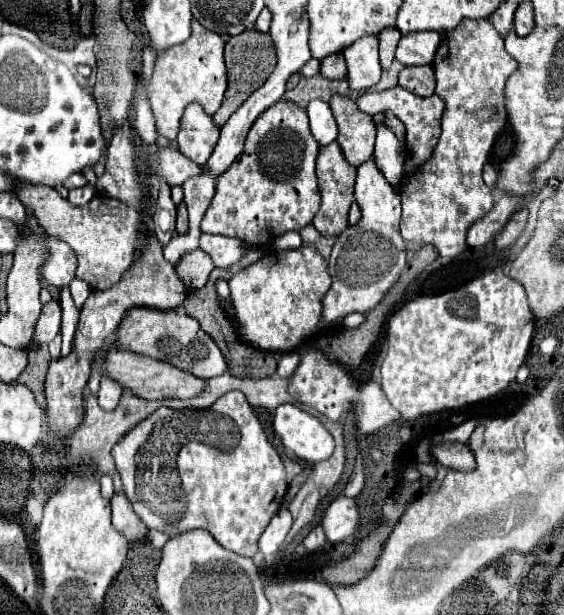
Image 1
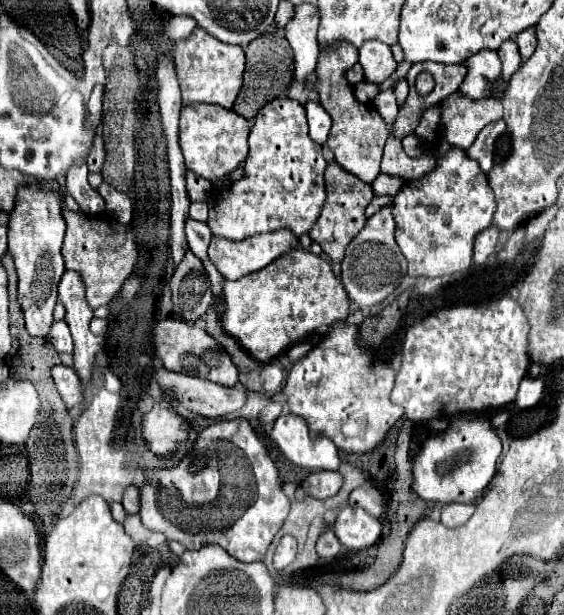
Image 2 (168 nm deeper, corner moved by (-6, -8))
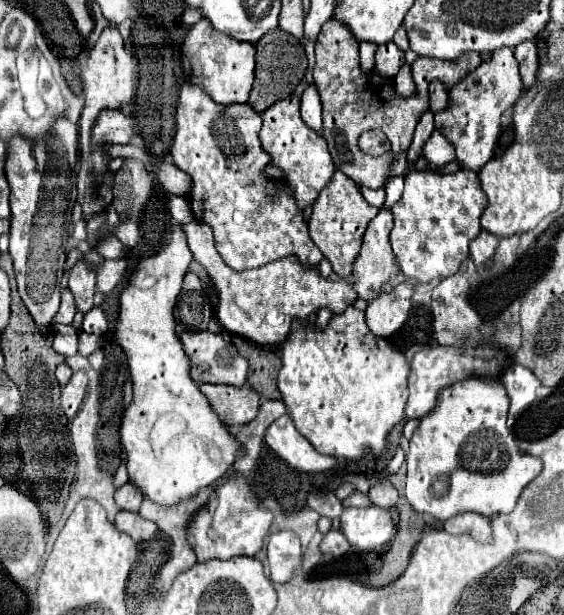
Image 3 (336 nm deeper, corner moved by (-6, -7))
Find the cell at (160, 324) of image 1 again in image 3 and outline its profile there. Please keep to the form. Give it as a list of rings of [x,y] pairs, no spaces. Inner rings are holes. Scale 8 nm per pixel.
[[[182,331],[180,341],[186,355],[192,361],[190,377],[196,383],[224,383],[224,385],[244,385],[248,361],[236,351],[230,335],[214,335],[210,331]]]

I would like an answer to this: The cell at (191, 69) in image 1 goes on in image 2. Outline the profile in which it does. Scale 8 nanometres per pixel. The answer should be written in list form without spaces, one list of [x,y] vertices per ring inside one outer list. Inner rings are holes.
[[[196,28],[194,34],[184,38],[174,46],[174,62],[182,90],[182,102],[206,102],[206,104],[220,104],[224,108],[232,108],[240,88],[242,88],[242,74],[246,56],[240,46],[232,46],[212,38],[208,32]]]

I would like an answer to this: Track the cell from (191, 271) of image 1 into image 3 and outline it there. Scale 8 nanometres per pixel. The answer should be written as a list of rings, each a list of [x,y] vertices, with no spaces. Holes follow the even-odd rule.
[[[188,271],[184,275],[182,291],[174,307],[176,321],[180,321],[186,329],[194,331],[206,329],[208,321],[212,319],[212,307],[204,307],[204,297],[206,293],[200,277],[194,271]]]

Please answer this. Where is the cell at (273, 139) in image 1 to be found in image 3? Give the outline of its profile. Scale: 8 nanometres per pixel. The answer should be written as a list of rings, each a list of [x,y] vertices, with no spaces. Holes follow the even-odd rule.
[[[292,95],[284,101],[278,101],[276,105],[268,107],[262,113],[262,131],[260,131],[260,143],[262,149],[270,155],[272,163],[282,171],[282,177],[276,179],[276,189],[290,191],[290,195],[296,199],[296,205],[300,211],[310,207],[318,193],[326,187],[328,179],[334,173],[334,161],[328,153],[328,145],[322,135],[318,135],[314,129],[308,129],[300,117],[300,97]]]

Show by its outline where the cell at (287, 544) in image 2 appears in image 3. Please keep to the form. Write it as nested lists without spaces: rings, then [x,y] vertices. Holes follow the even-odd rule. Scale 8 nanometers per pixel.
[[[278,531],[268,541],[270,579],[276,583],[288,581],[300,565],[300,539],[294,531]]]

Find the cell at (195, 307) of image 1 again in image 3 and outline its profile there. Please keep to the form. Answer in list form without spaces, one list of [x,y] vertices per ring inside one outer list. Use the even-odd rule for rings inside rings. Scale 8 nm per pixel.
[[[236,335],[232,339],[234,339],[234,345],[238,347],[238,351],[242,353],[242,357],[248,359],[250,387],[256,389],[266,399],[278,399],[280,391],[276,387],[276,375],[280,369],[280,359],[272,351],[258,347],[254,343],[248,343],[246,339],[240,339]]]

